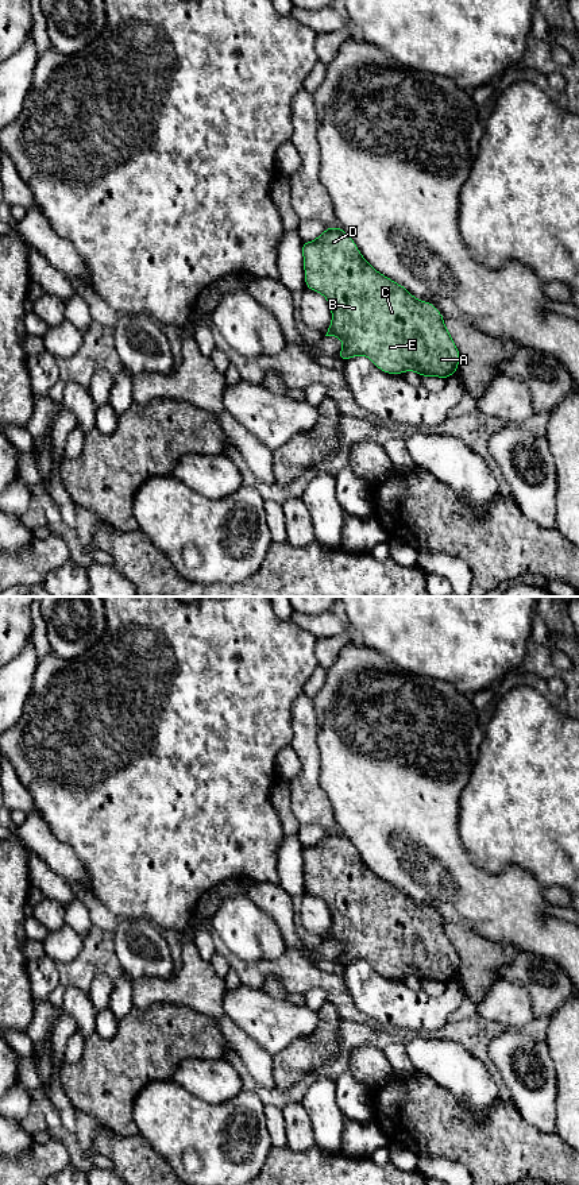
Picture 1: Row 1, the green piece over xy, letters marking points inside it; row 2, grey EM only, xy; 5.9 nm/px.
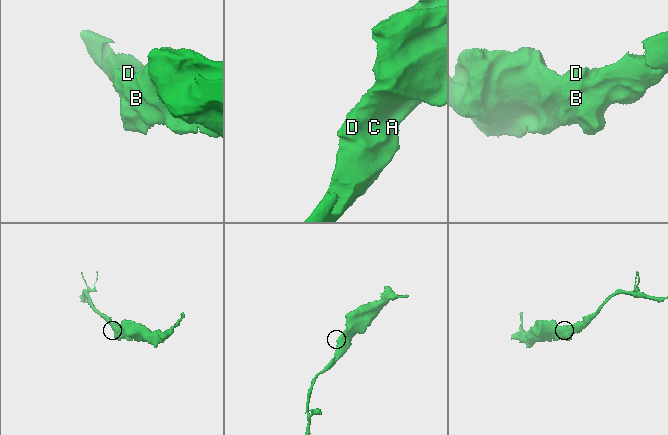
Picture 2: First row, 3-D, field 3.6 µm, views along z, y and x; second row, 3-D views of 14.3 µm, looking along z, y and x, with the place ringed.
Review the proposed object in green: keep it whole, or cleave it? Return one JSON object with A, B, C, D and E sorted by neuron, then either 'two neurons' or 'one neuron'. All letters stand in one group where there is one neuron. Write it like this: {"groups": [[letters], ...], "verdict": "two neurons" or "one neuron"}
{"groups": [["A", "B", "C", "D", "E"]], "verdict": "one neuron"}

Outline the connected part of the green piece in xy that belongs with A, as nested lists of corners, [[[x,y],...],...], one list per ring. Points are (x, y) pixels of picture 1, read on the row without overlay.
[[[327,833],[316,845],[302,846],[301,854],[306,892],[329,906],[332,927],[325,941],[341,943],[339,964],[364,960],[387,979],[413,974],[421,981],[445,984],[458,977],[460,958],[443,919],[433,908],[414,903],[404,891],[374,875],[341,833]]]

